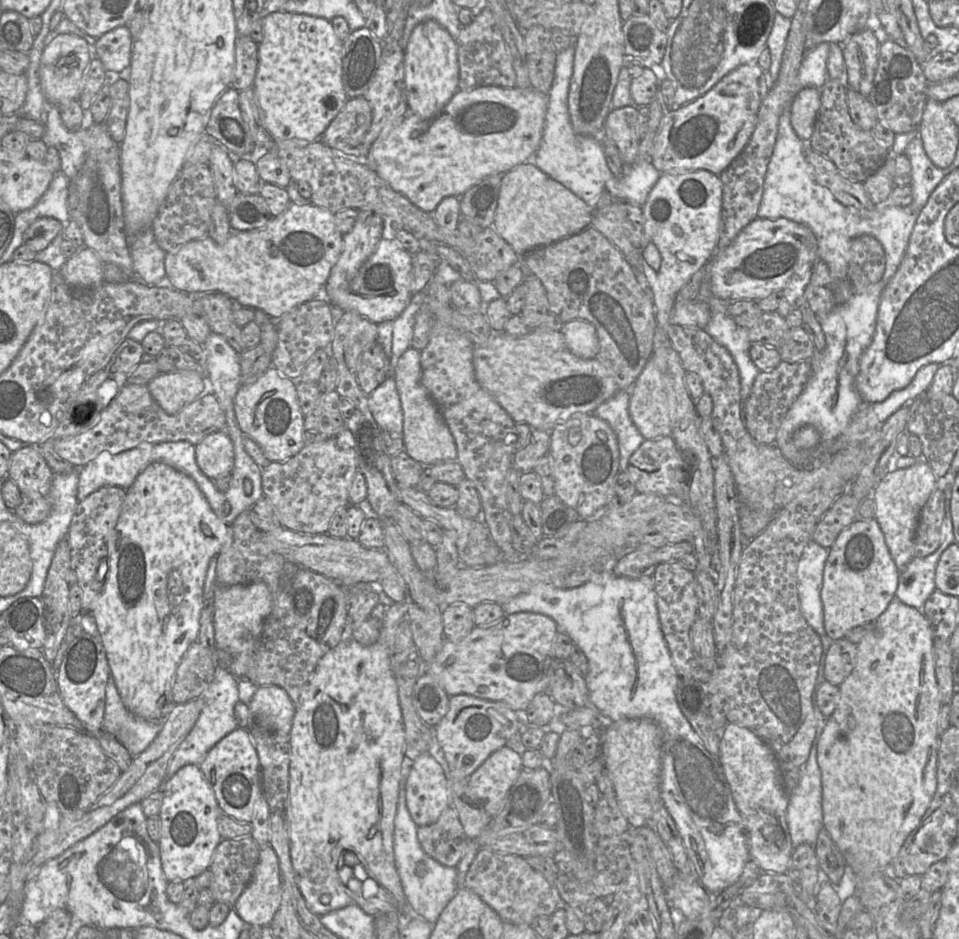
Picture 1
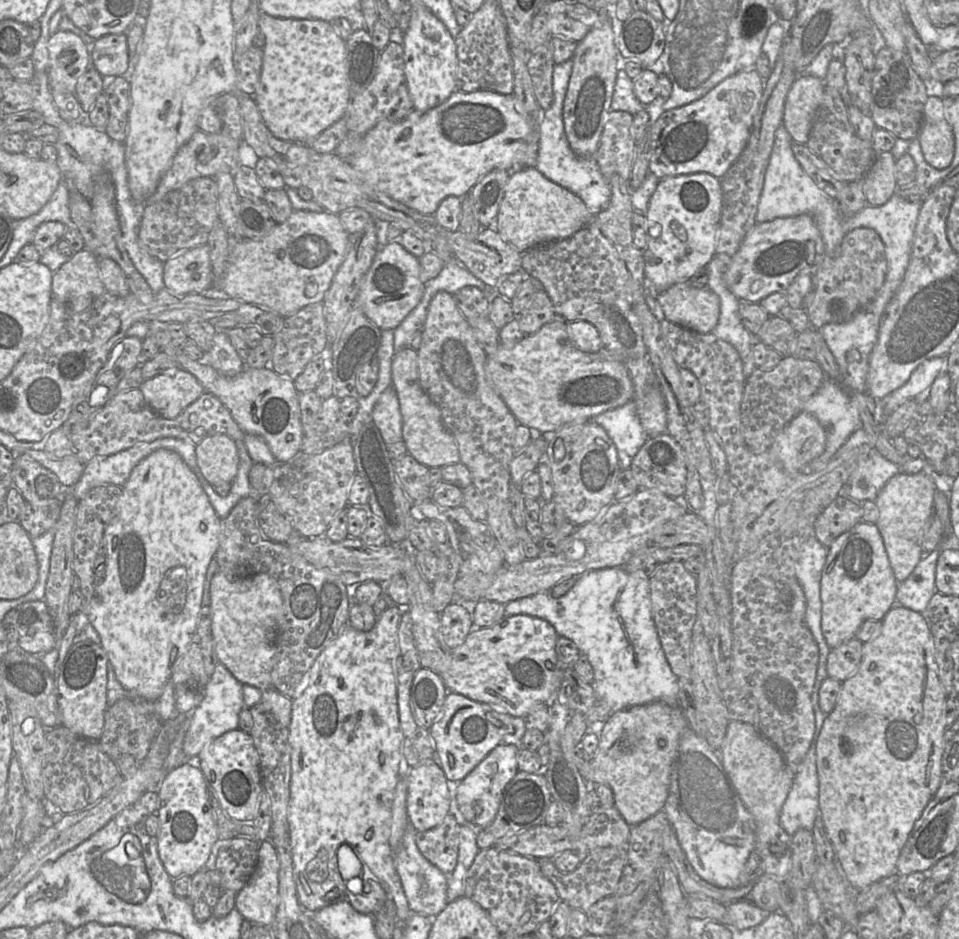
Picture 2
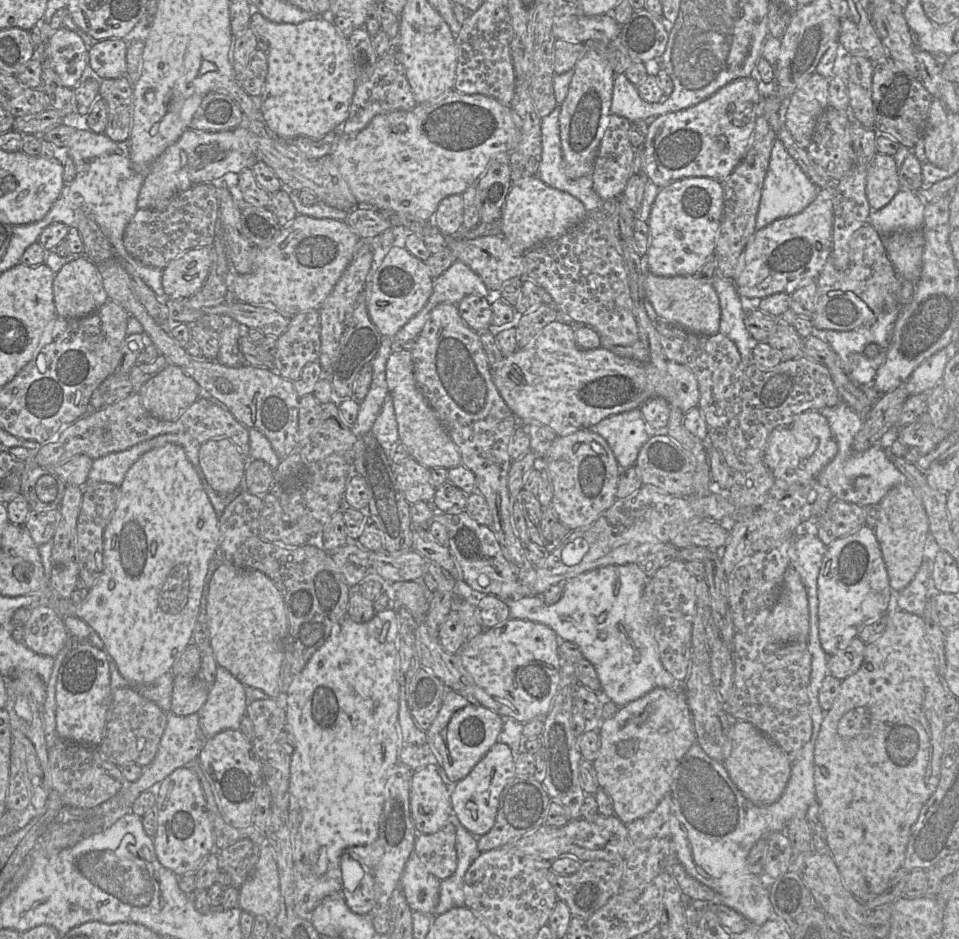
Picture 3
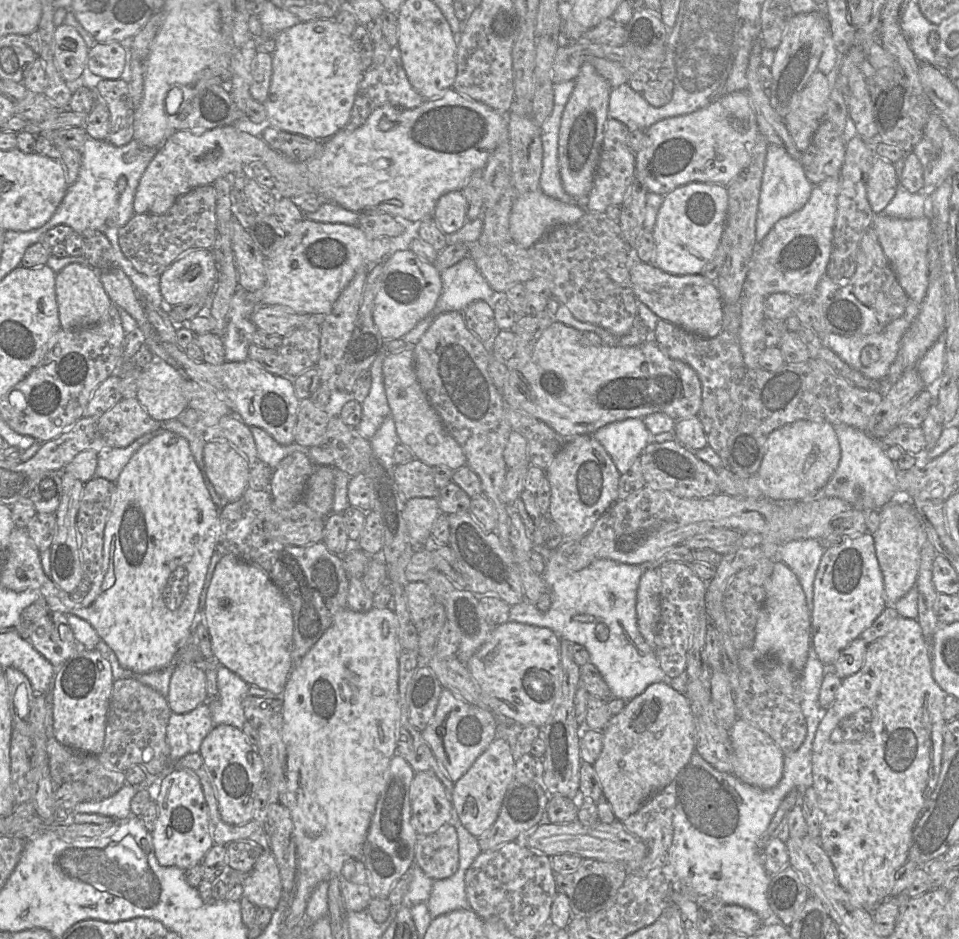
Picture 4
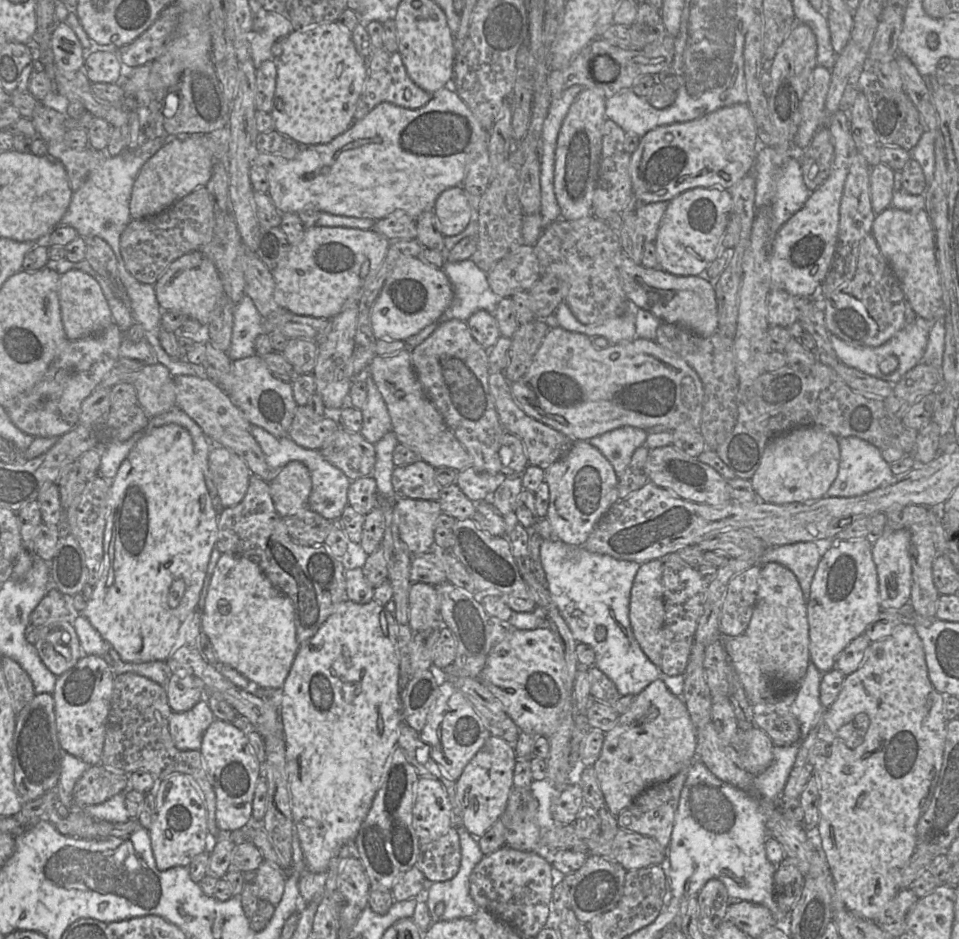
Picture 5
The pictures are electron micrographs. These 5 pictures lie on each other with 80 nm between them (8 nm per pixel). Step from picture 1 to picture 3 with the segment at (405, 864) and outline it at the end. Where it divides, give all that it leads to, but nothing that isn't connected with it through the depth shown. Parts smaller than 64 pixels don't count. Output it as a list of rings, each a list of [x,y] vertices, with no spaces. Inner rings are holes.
[[[413,851],[400,880],[401,891],[412,912],[434,914],[439,902],[440,882],[441,880],[427,871]]]

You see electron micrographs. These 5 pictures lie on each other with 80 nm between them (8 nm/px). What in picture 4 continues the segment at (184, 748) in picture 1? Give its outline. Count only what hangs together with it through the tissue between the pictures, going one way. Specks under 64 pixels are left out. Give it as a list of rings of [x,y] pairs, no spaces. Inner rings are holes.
[[[223,665],[217,670],[218,695],[206,702],[211,711],[213,725],[231,725],[242,730],[247,721],[242,700],[248,695],[249,684]]]

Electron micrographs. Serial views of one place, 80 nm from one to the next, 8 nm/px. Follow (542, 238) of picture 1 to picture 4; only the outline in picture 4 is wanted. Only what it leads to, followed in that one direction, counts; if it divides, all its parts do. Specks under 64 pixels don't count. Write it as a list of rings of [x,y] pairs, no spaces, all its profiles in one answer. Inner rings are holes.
[[[540,189],[516,198],[509,219],[512,242],[525,249],[531,248],[549,230],[576,223],[587,210],[577,203],[567,204],[545,195]]]

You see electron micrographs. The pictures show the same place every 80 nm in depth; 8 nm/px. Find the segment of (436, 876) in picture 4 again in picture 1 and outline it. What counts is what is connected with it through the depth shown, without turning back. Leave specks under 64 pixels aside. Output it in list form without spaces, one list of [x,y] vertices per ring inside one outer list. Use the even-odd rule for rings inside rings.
[[[448,807],[436,822],[418,827],[417,838],[426,854],[447,867],[457,866],[468,841],[452,807]]]

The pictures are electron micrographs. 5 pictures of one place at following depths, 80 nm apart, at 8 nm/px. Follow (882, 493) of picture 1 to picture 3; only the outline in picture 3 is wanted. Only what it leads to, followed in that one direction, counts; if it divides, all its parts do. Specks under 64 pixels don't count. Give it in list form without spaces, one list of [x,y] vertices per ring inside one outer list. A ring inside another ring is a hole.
[[[907,483],[893,487],[878,504],[879,521],[874,528],[894,593],[905,589],[920,569],[930,543],[929,520],[921,499]]]

